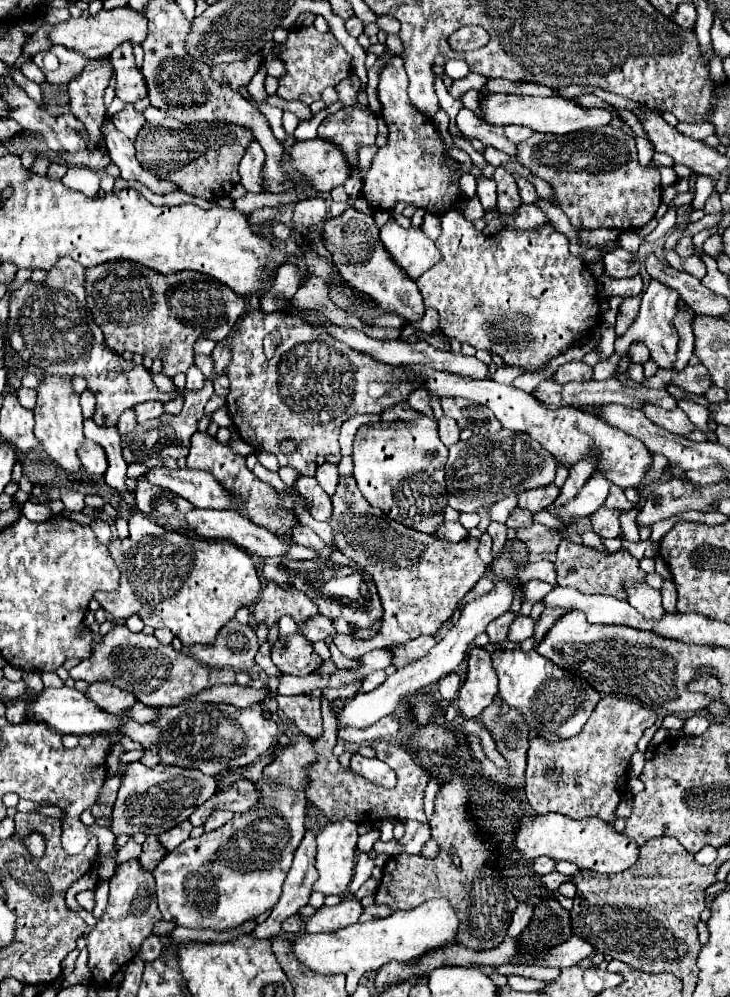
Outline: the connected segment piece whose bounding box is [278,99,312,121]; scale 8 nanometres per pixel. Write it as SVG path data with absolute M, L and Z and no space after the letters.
M280 99L280 101L278 101L278 107L280 107L282 111L292 111L300 121L308 121L308 119L312 119L312 111L310 111L310 107L304 105L304 103L298 103L298 101L284 101L284 99Z

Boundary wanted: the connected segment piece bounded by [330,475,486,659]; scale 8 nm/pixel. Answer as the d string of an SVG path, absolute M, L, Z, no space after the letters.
M352 475L340 477L332 503L334 515L330 527L334 531L336 547L362 565L366 573L372 573L384 605L384 623L376 637L356 640L351 633L338 633L333 638L338 649L349 659L359 659L374 649L406 643L420 635L436 635L454 615L460 599L486 571L484 561L476 553L478 539L452 543L400 525L360 495Z

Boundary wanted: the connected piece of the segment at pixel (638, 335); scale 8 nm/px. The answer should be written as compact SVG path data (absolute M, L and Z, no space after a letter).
M652 279L650 285L648 285L648 289L642 295L642 305L640 305L640 311L638 311L634 323L630 325L630 329L626 331L626 335L622 335L616 339L616 351L614 351L614 355L596 363L596 367L594 367L594 379L598 379L598 381L610 379L614 375L614 371L618 369L618 365L620 365L620 358L629 350L630 345L634 341L644 341L644 345L650 351L650 359L656 361L658 367L670 369L672 363L676 361L676 353L678 353L678 333L676 333L676 327L672 323L674 315L676 315L676 301L678 299L680 299L678 291L674 291L668 285Z

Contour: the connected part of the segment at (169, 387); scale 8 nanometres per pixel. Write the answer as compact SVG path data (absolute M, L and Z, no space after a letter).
M152 373L152 379L154 379L154 383L156 383L156 387L158 387L160 391L168 391L168 393L176 391L176 387L174 387L174 383L172 383L170 377L166 377L166 375L162 375L162 373Z

